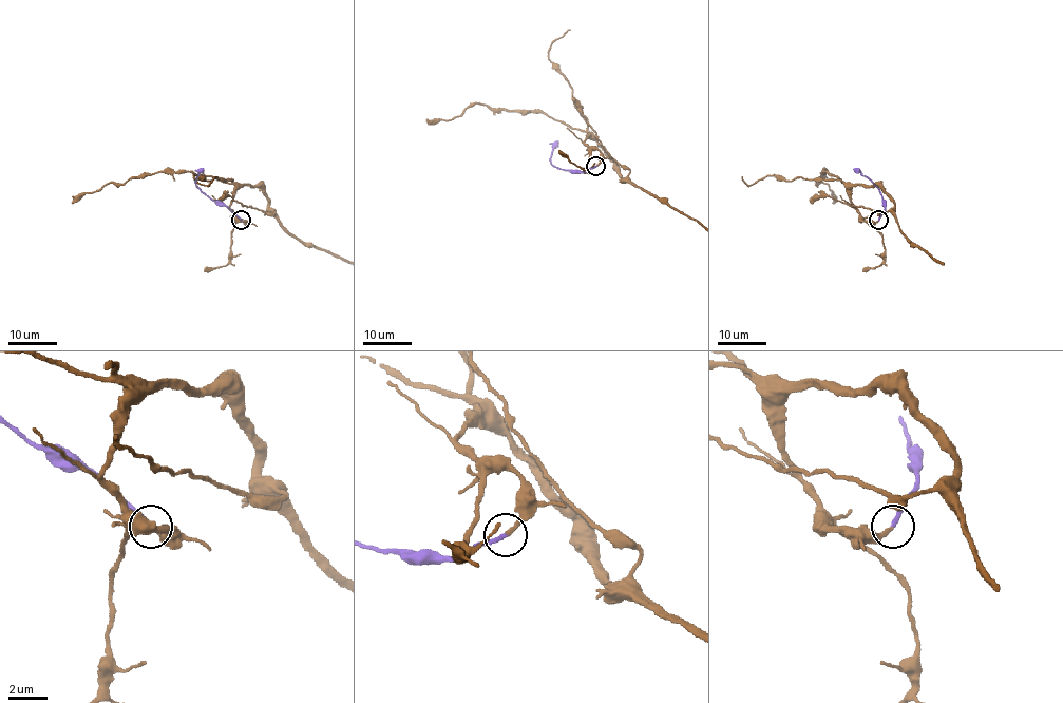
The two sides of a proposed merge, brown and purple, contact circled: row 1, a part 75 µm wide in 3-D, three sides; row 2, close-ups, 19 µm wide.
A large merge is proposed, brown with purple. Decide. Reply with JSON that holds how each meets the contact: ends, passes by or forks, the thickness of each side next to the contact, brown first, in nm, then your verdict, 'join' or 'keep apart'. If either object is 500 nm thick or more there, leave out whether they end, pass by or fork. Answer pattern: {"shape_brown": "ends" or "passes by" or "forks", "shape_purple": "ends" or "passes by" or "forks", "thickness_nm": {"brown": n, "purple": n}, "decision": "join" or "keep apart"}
{"shape_brown": "ends", "shape_purple": "ends", "thickness_nm": {"brown": 220, "purple": 240}, "decision": "join"}

